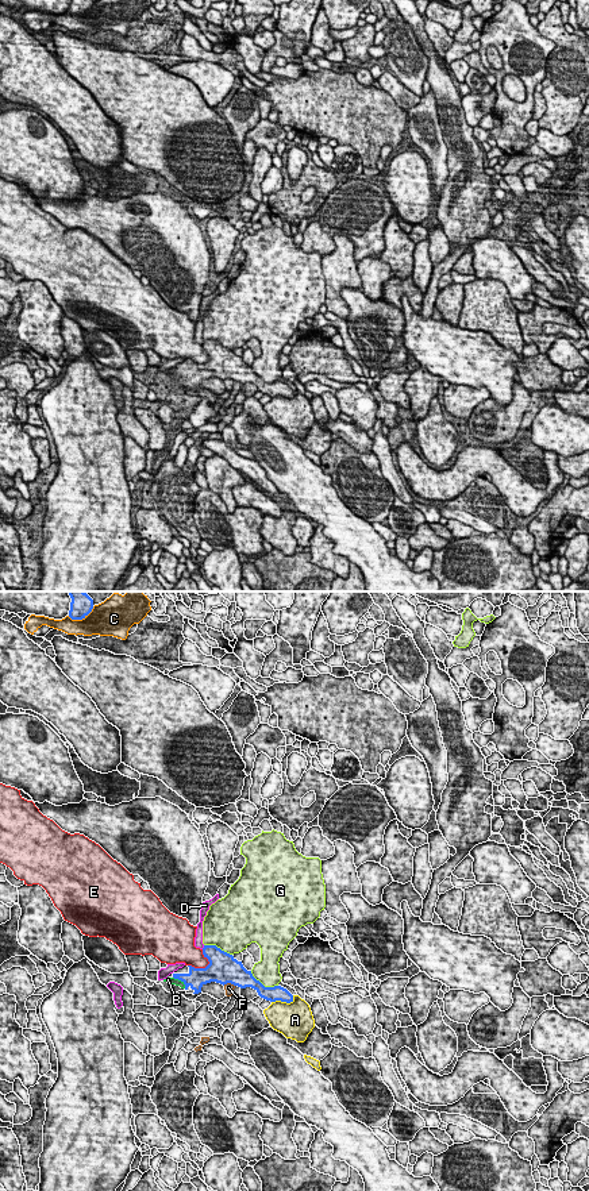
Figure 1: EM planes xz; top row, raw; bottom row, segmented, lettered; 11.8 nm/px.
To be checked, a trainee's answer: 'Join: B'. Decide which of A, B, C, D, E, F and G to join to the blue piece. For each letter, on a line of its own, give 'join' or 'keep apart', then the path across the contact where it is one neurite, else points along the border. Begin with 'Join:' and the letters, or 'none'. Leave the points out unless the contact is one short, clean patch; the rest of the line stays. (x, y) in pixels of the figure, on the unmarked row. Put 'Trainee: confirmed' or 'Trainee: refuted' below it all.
Join: B
A: keep apart
B: join; way xz (196, 373), (180, 374), (168, 374)
C: keep apart
D: keep apart
E: keep apart
F: keep apart
G: keep apart
Trainee: confirmed

